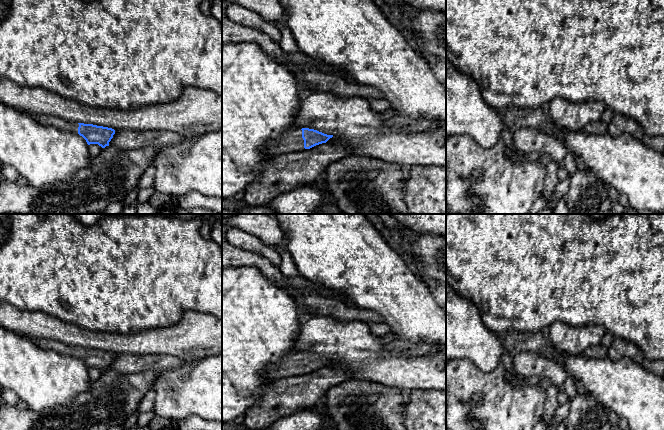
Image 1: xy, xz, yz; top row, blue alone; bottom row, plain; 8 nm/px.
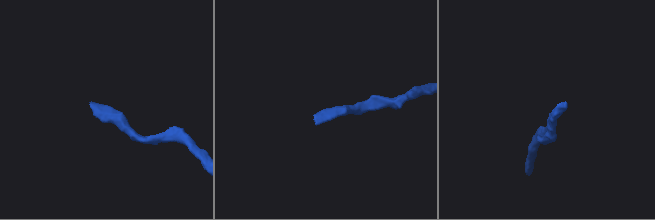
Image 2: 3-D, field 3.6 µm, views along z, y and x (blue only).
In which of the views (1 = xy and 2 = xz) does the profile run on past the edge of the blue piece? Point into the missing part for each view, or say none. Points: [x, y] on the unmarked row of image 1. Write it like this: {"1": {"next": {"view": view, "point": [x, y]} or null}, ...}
{"1": {"next": {"view": "xy", "point": [68, 350]}}, "2": {"next": {"view": "xz", "point": [292, 365]}}}

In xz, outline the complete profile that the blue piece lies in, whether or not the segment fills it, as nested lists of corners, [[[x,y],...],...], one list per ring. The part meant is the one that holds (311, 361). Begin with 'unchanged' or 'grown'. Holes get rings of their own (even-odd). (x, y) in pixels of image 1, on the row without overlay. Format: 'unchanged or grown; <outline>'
grown; [[[293,353],[276,364],[267,366],[263,376],[270,380],[302,376],[316,369],[326,367],[333,359],[327,359],[314,353]]]

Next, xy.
grown; [[[30,339],[44,349],[53,350],[66,356],[79,358],[86,364],[88,369],[98,368],[102,372],[105,372],[106,370],[109,370],[109,366],[115,358],[115,354],[108,351],[77,347],[47,339]]]

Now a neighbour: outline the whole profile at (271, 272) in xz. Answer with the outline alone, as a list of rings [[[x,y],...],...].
[[[222,225],[222,267],[255,266],[267,280],[292,296],[290,286],[286,281],[287,277],[278,266],[273,265],[261,255],[235,247],[226,240],[225,235],[229,228],[227,225]]]

